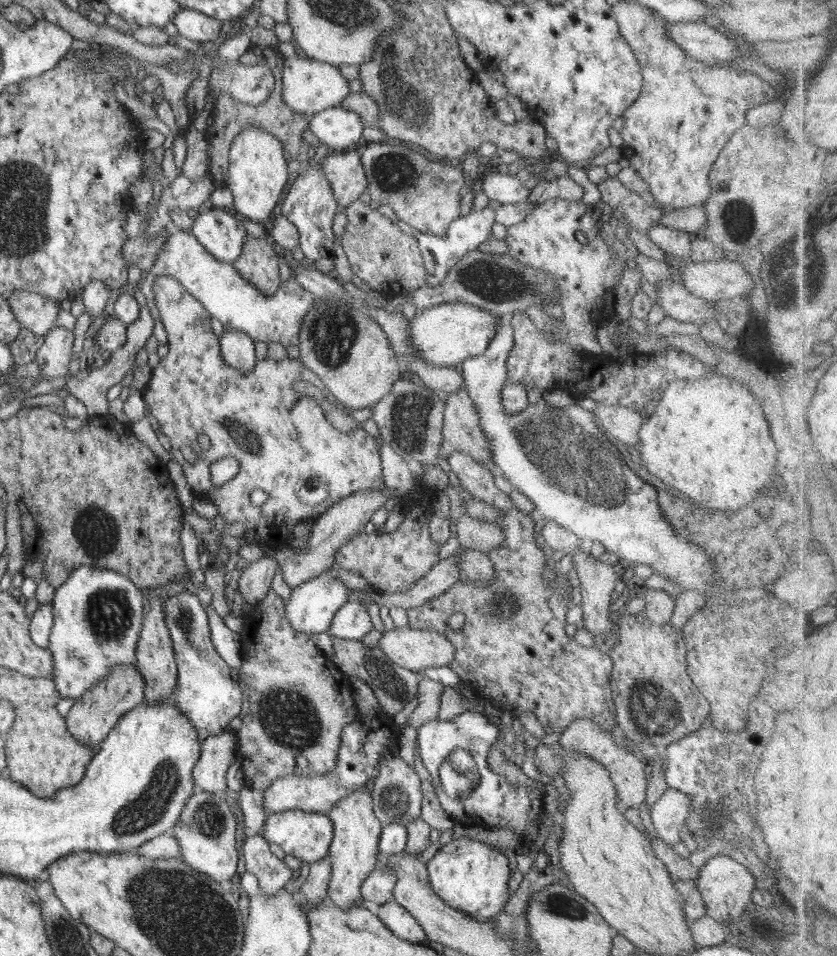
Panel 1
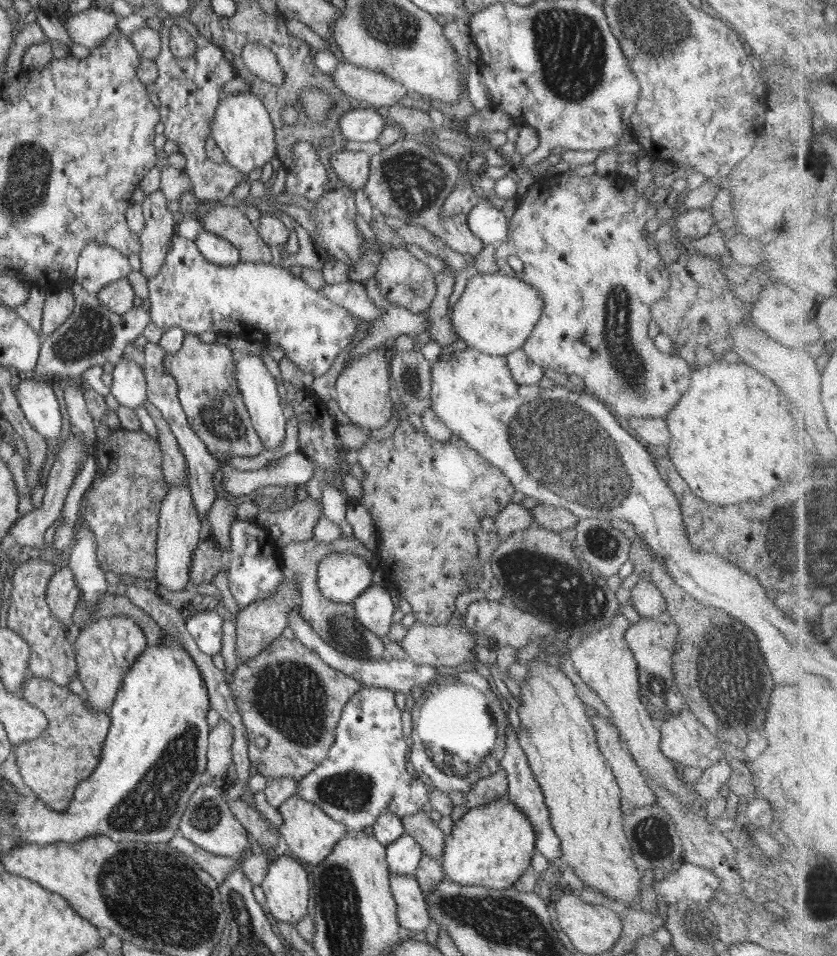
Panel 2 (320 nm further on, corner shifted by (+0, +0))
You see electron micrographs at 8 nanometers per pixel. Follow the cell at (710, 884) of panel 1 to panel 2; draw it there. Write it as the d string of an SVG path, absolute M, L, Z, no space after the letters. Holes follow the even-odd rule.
M684 860L673 873L673 876L664 878L658 875L653 880L652 888L658 902L670 905L676 901L692 899L704 904L706 900L714 898L716 890L720 888L720 881L712 871Z

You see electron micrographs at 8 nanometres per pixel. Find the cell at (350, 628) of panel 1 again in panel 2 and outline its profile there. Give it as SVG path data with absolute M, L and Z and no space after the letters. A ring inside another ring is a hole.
M384 584L370 585L353 602L355 615L367 630L380 638L386 638L392 624L394 602Z

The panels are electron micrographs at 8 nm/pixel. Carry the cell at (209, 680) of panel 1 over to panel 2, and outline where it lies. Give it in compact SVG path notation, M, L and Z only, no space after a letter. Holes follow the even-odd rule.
M204 610L190 617L185 622L187 632L198 648L209 654L220 653L222 649L222 622L224 612L221 610Z

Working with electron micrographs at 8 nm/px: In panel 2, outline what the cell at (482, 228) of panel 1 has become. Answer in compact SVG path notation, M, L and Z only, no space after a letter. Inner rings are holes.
M480 200L465 217L468 228L484 243L498 246L509 239L509 222L502 209Z

